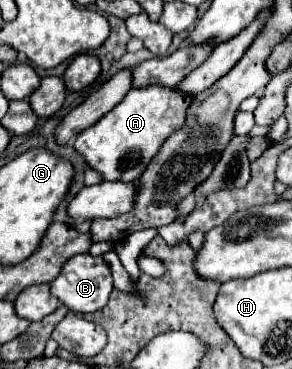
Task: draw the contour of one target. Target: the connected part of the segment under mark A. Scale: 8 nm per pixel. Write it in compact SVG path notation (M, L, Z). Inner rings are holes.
M148 85L134 87L128 95L98 123L80 131L74 147L84 155L88 165L104 175L104 179L124 179L136 181L144 173L144 167L152 161L156 151L164 145L164 139L184 127L186 111L192 103L194 95L176 95L172 87L164 85Z

